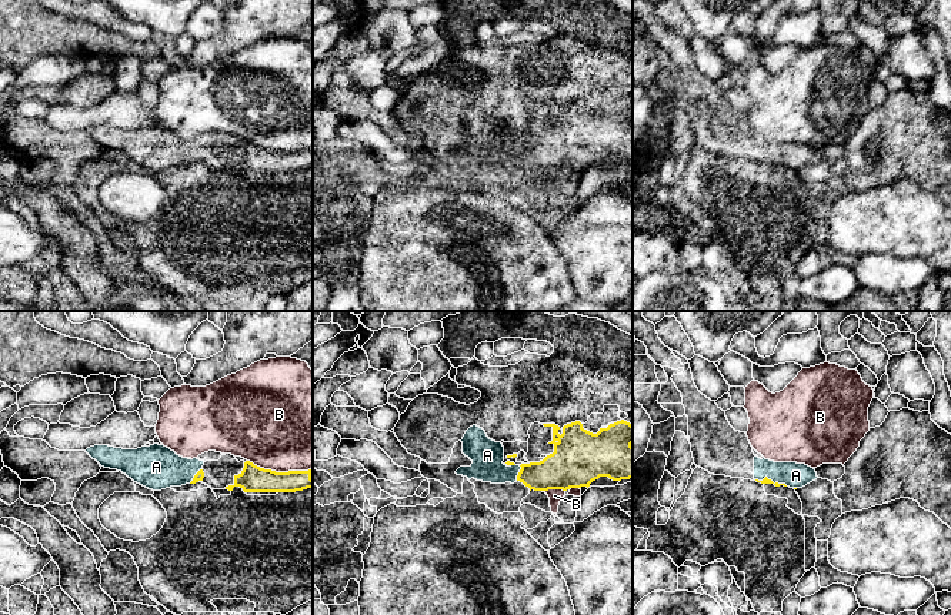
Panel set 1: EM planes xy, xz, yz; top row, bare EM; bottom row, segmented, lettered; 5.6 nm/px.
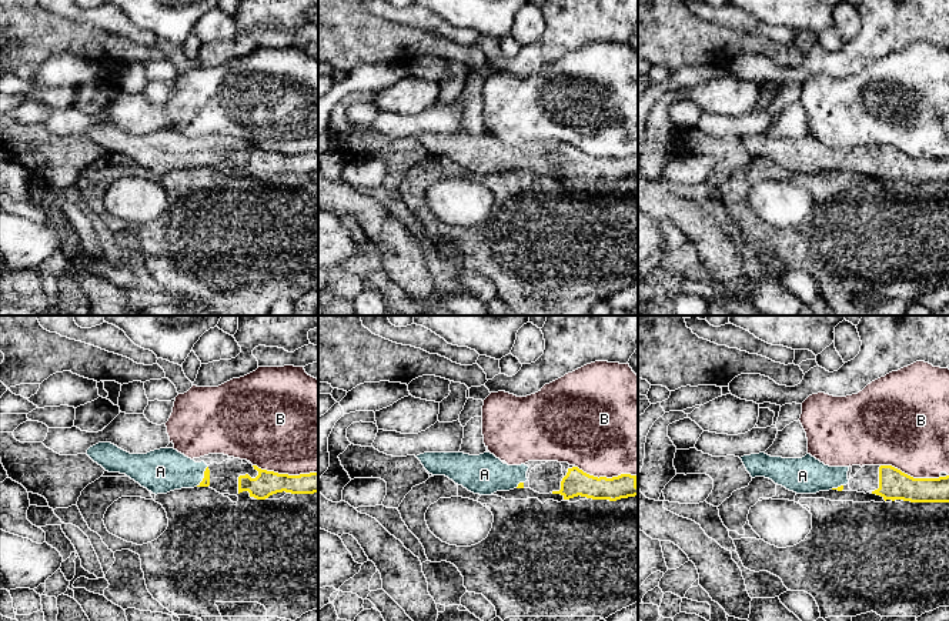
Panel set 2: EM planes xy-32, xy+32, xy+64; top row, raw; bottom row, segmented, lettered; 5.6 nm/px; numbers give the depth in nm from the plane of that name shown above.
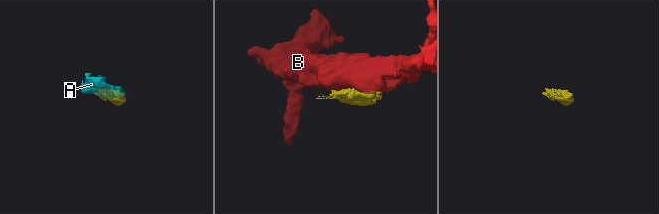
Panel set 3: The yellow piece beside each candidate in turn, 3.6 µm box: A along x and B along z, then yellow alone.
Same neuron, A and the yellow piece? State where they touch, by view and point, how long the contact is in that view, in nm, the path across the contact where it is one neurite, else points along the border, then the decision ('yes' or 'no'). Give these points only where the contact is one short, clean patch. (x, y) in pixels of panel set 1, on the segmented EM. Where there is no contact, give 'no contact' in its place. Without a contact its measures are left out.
xz (519, 473) | 90 nm | yes

